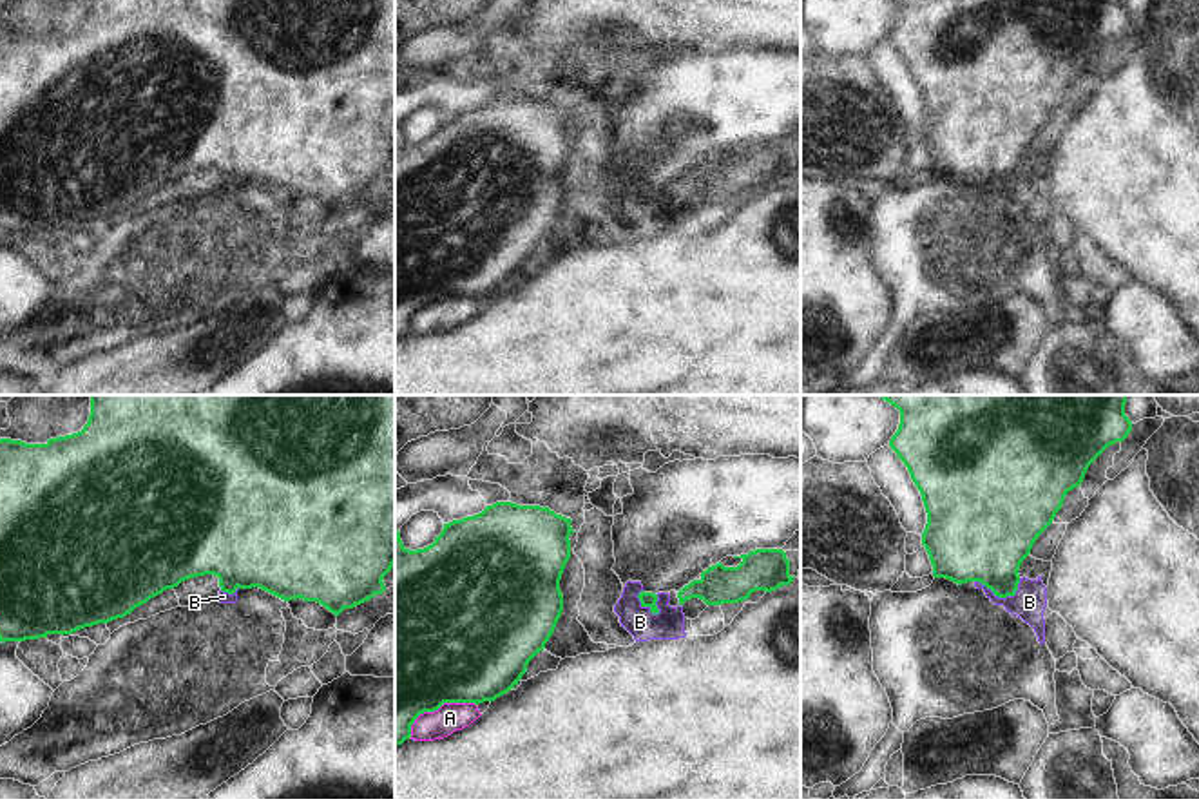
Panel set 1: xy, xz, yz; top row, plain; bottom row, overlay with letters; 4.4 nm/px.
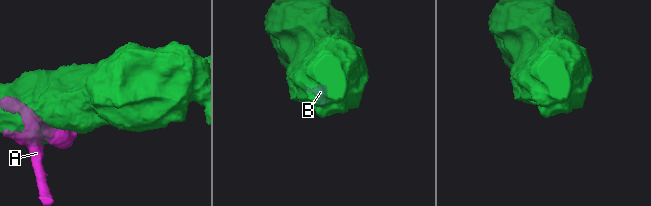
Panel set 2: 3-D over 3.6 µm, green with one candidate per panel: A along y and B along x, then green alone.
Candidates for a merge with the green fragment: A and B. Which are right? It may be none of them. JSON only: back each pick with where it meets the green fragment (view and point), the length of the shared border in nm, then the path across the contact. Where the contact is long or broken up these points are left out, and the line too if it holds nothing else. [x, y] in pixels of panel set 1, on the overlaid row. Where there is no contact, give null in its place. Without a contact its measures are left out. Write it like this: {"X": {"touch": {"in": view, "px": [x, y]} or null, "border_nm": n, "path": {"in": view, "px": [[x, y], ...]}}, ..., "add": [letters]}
{"add": []}

